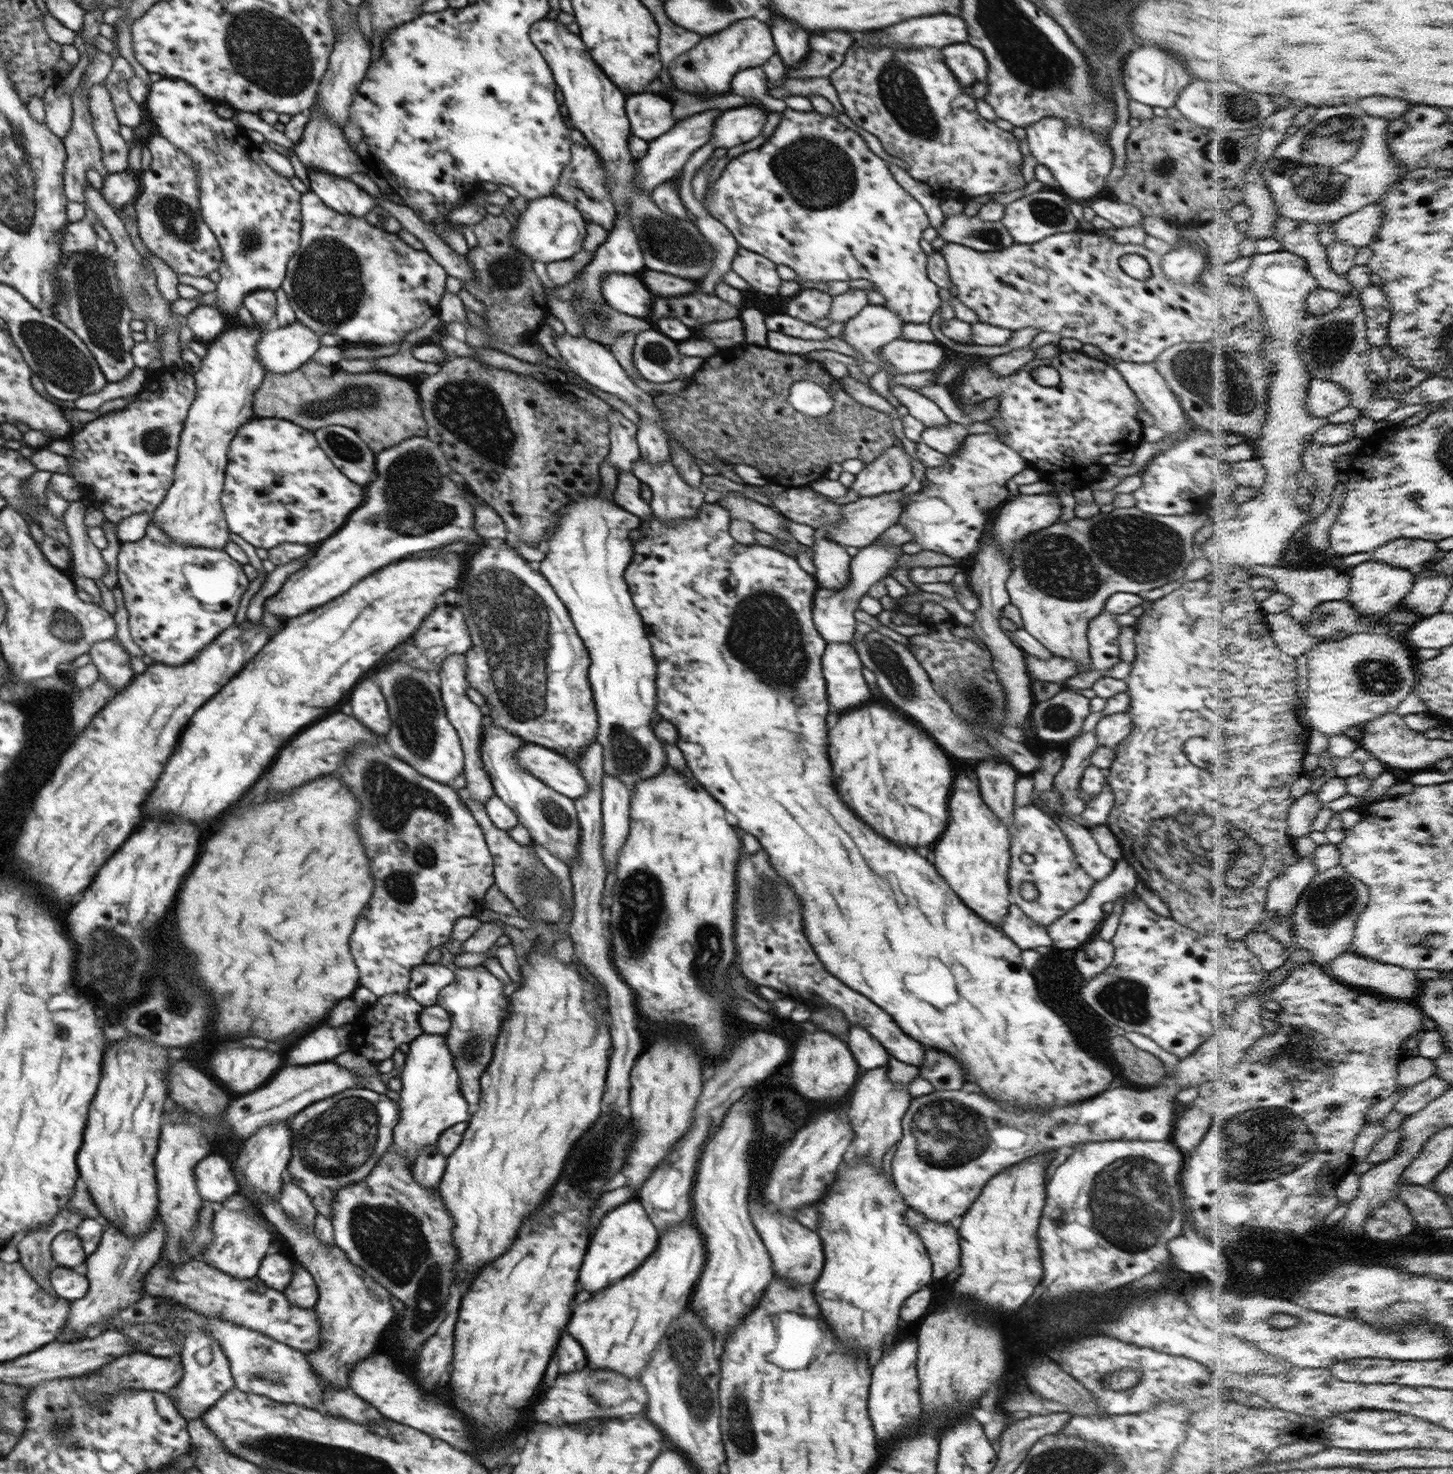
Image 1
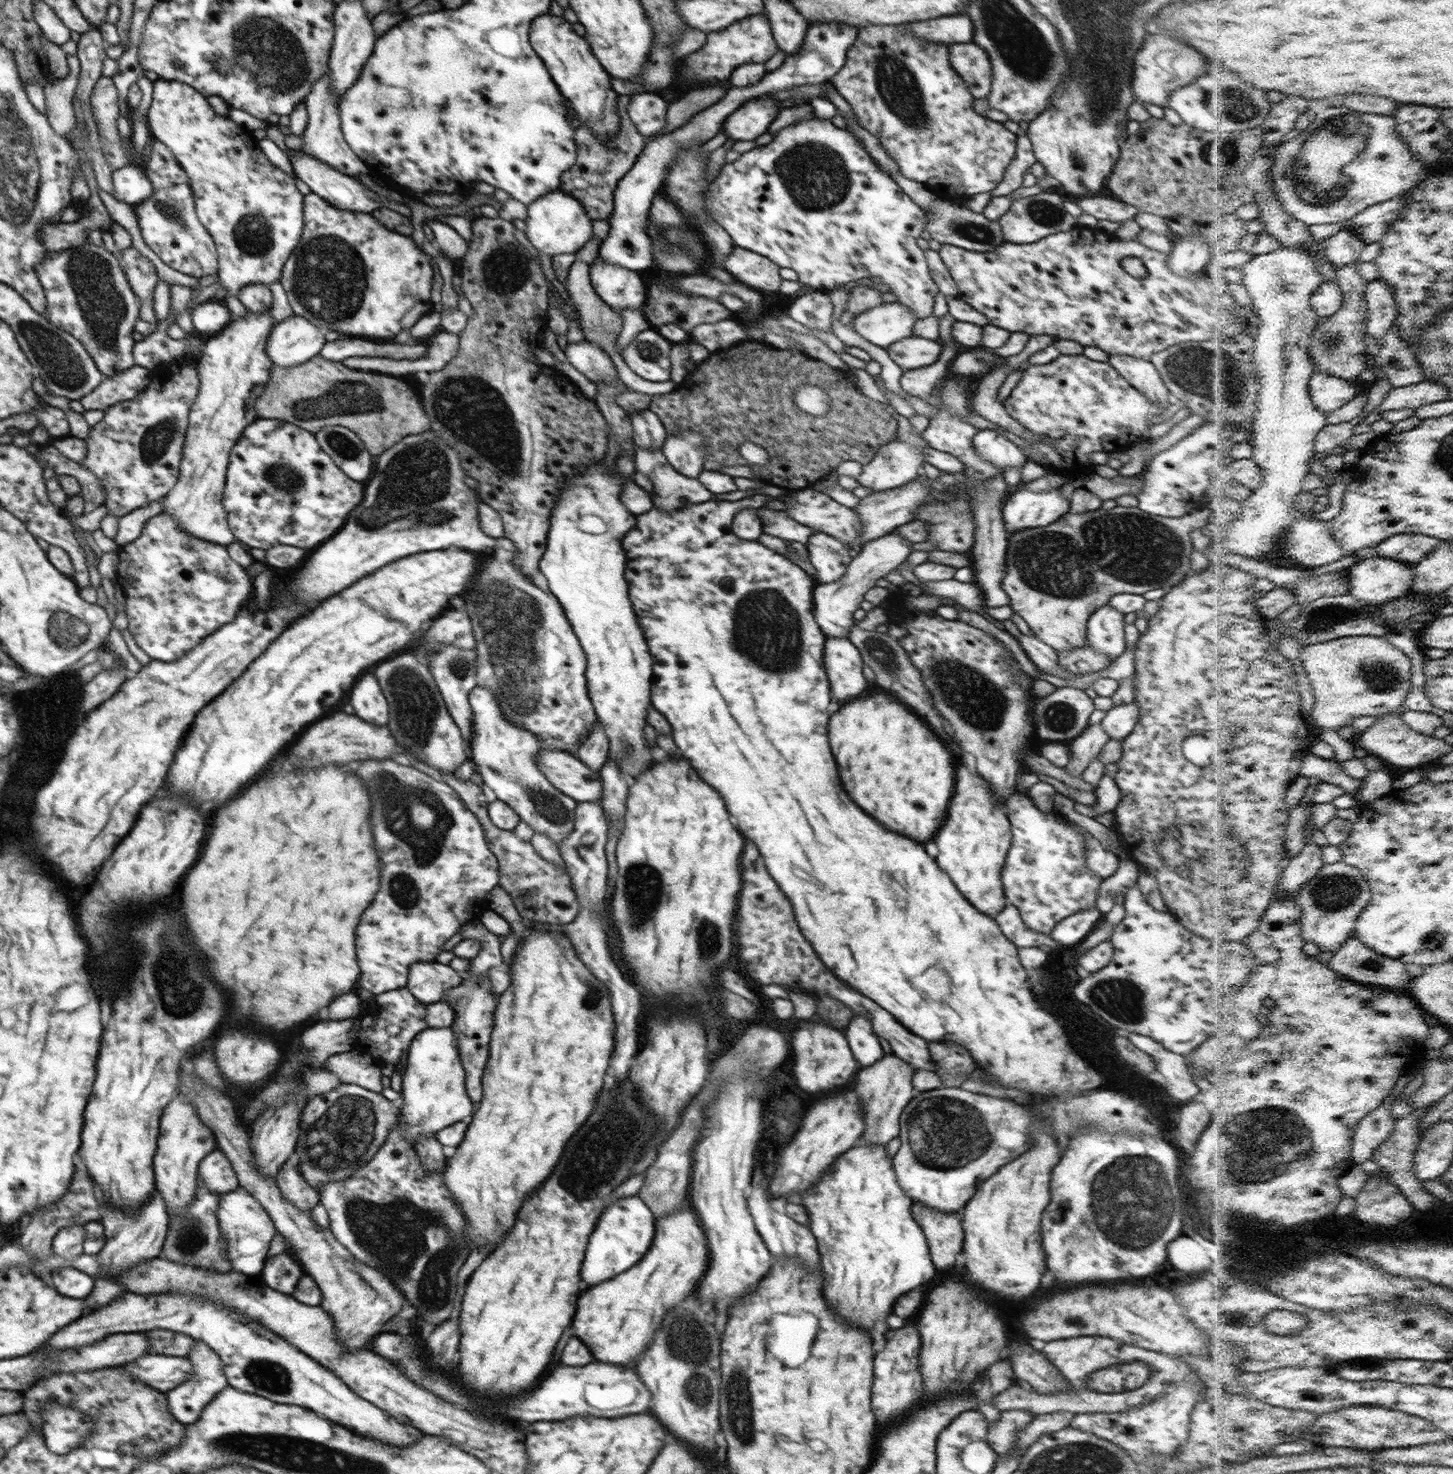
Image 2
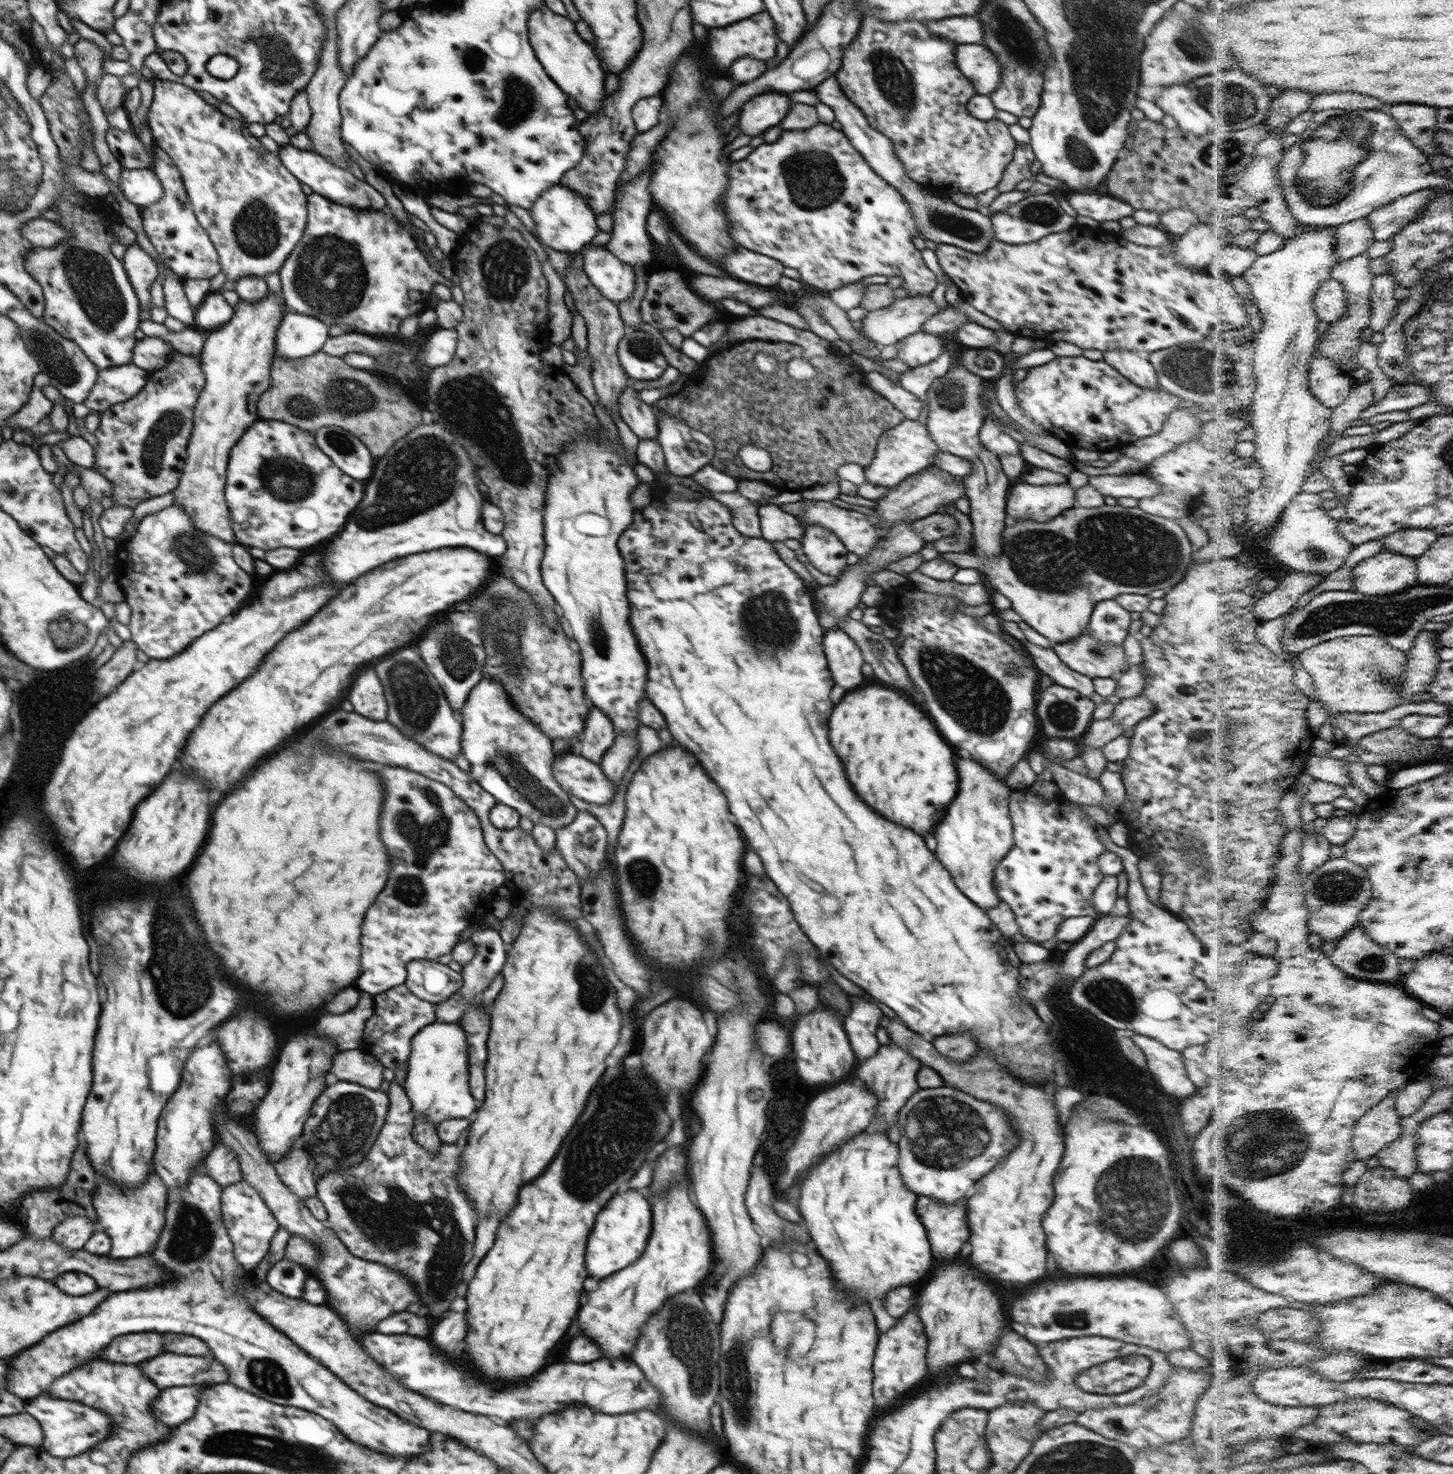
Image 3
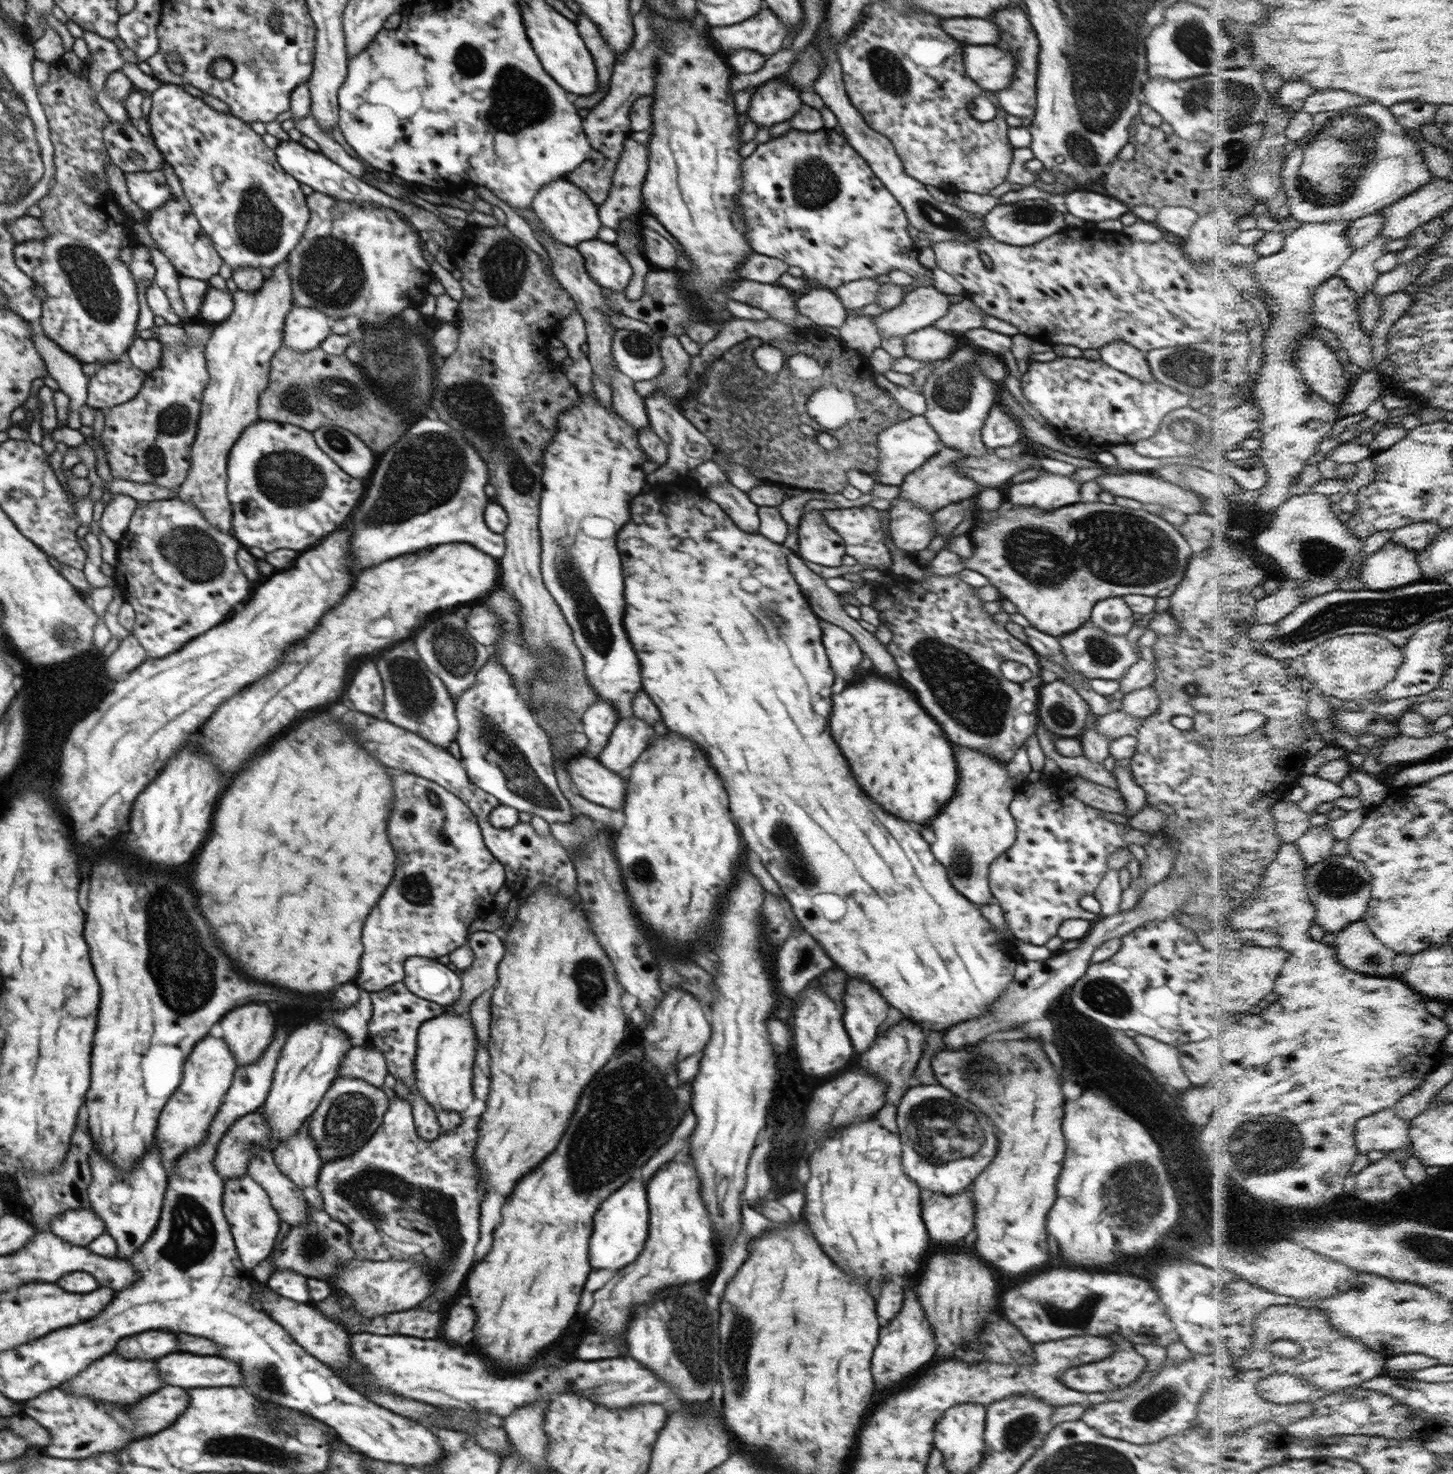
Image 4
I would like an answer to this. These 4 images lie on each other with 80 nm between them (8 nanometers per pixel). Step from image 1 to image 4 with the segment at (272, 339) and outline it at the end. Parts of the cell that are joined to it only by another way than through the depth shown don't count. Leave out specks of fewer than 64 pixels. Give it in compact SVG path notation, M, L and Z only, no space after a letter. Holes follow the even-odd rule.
M293 305L285 318L284 345L298 352L314 350L331 335L331 325L319 309Z

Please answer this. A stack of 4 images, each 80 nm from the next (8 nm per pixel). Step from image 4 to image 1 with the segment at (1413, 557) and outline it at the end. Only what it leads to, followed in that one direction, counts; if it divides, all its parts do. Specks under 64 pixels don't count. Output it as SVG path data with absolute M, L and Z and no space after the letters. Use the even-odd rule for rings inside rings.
M1372 558L1352 568L1353 581L1348 600L1363 616L1383 616L1403 605L1403 600L1411 594L1416 584L1416 570L1398 568L1393 564L1386 564Z

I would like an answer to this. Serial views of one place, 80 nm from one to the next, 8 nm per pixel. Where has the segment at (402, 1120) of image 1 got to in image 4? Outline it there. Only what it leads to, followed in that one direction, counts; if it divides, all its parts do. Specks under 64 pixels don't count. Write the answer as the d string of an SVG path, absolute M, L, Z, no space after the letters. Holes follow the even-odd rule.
M444 1012L432 1020L423 1022L418 1029L416 1046L415 1090L437 1113L441 1110L464 1112L475 1098L473 1064L478 1039L470 1014Z

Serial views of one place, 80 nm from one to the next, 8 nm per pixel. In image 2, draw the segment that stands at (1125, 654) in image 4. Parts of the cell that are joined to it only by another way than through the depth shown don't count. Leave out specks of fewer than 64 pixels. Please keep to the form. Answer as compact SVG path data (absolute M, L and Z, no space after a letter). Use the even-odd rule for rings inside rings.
M1088 642L1082 648L1061 650L1057 655L1059 656L1058 665L1060 665L1060 669L1070 672L1074 676L1102 672L1113 661L1107 654L1094 650Z

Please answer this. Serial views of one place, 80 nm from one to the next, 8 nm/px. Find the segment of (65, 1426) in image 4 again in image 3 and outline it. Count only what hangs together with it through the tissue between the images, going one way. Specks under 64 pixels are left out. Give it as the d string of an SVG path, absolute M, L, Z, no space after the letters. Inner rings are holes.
M208 1383L190 1386L170 1387L160 1391L160 1396L153 1402L152 1414L169 1427L176 1427L194 1417L201 1394ZM44 1392L26 1404L26 1412L42 1424L44 1440L40 1445L48 1454L68 1458L89 1451L103 1441L113 1429L113 1422L106 1413L90 1408L74 1400L62 1400Z

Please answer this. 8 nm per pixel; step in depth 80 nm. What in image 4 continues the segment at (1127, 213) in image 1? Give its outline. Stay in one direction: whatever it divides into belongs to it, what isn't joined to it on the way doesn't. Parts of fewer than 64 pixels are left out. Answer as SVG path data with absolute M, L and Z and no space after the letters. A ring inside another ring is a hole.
M1075 188L1064 196L1064 202L1068 213L1092 225L1095 222L1117 220L1130 211L1129 205L1108 195Z

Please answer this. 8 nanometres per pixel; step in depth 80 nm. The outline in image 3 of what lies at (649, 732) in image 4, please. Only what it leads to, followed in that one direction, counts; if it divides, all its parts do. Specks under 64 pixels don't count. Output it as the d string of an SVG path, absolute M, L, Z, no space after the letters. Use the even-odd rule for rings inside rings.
M619 734L615 737L613 745L606 751L606 754L602 757L599 763L602 772L606 775L606 778L616 786L616 794L618 794L617 787L620 786L622 778L626 773L628 766L632 762L633 758L639 753L639 743L637 735L627 736L627 734Z

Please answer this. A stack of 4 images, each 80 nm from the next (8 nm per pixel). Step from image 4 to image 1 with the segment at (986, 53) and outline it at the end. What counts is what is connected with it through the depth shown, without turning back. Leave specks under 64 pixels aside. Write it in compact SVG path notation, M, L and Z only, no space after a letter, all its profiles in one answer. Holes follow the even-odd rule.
M957 43L943 47L942 57L963 91L975 99L982 99L988 90L988 63L984 54L969 43Z

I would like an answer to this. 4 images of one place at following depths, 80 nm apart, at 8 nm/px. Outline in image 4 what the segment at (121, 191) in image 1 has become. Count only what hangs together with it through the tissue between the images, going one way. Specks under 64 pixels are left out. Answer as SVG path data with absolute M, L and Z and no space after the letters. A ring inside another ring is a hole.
M161 170L125 173L130 198L144 211L160 208L171 195Z

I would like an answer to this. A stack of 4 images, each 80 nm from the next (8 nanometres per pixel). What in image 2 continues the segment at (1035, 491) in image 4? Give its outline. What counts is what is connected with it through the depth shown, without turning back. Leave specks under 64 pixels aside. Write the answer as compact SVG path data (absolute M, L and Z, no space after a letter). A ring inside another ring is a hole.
M1023 486L1009 493L1002 507L1002 516L1004 516L1004 525L1008 532L1008 538L1016 531L1046 527L1061 516L1064 516L1071 509L1069 501L1060 495L1060 488L1052 489L1051 491L1033 492L1030 489L1024 489Z

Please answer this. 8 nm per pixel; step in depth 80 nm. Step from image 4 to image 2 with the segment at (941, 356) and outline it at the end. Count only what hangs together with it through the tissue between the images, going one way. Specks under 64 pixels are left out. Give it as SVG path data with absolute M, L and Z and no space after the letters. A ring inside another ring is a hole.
M910 336L891 344L887 348L889 357L901 371L930 366L940 358L943 344L940 340Z

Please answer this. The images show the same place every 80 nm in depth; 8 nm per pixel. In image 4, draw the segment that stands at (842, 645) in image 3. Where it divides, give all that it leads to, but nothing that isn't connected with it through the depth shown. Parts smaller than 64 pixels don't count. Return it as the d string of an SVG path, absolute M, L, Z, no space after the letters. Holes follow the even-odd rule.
M828 622L822 629L822 642L834 675L844 682L854 682L863 656L856 639L843 628Z

